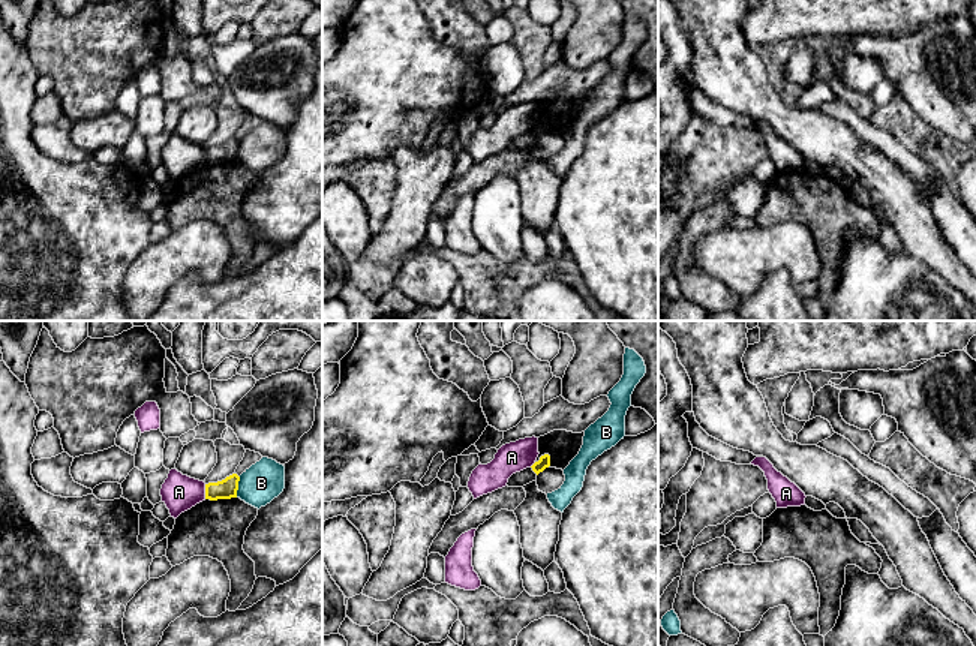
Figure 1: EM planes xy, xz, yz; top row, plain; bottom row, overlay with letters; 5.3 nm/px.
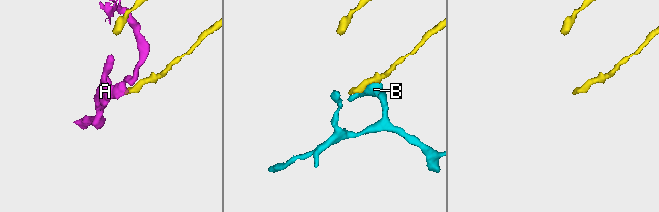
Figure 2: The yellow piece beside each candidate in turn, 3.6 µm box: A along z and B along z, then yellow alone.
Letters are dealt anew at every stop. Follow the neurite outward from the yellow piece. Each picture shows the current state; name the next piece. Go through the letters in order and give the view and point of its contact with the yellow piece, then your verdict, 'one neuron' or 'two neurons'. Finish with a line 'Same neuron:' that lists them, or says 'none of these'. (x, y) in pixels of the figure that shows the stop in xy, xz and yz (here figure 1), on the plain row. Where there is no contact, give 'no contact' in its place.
A: xy (206, 156) | two neurons
B: xy (237, 152) | two neurons
Same neuron: none of these

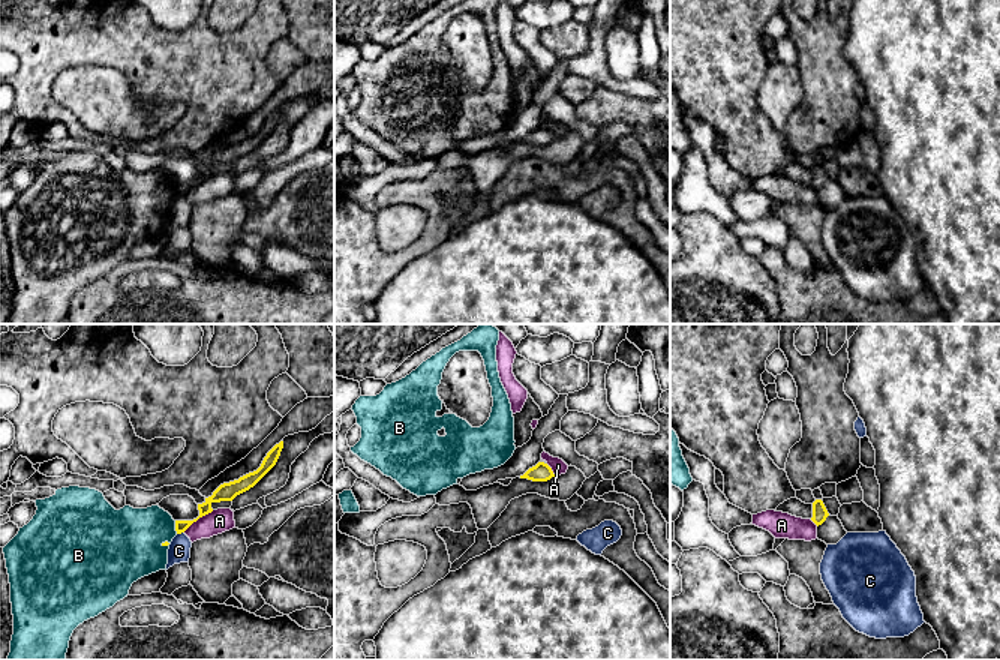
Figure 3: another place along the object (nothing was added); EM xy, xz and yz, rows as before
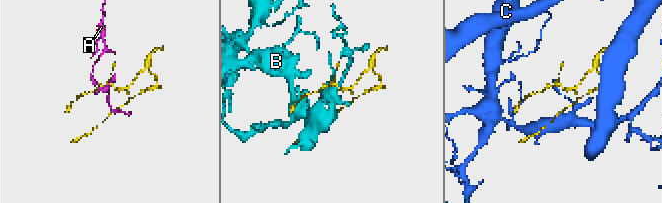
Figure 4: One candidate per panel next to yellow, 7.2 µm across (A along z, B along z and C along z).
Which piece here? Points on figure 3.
A: xy (198, 182) | two neurons
B: xy (176, 191) | two neurons
C: xy (180, 197) | two neurons
Same neuron: none of these

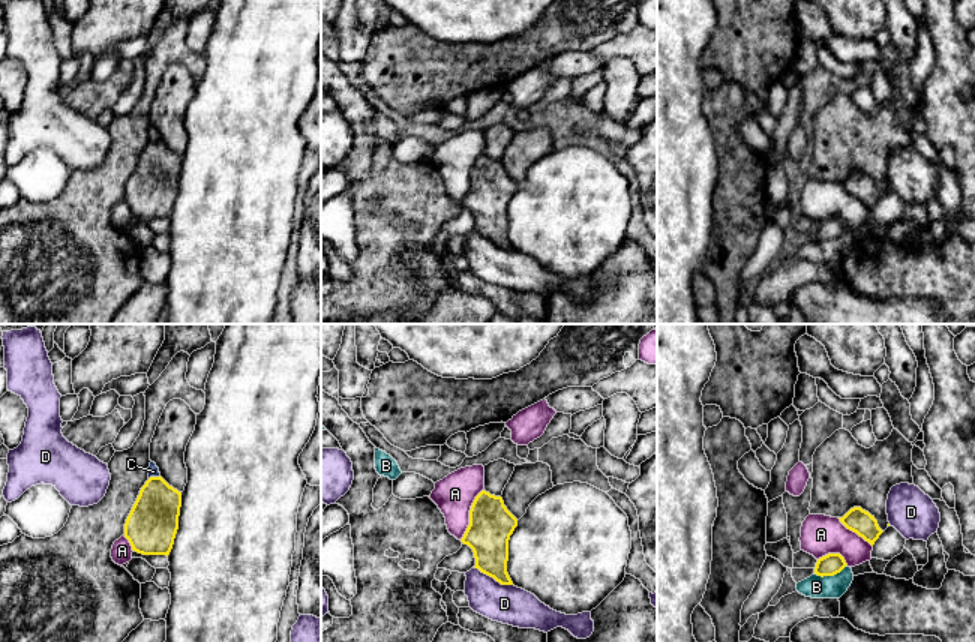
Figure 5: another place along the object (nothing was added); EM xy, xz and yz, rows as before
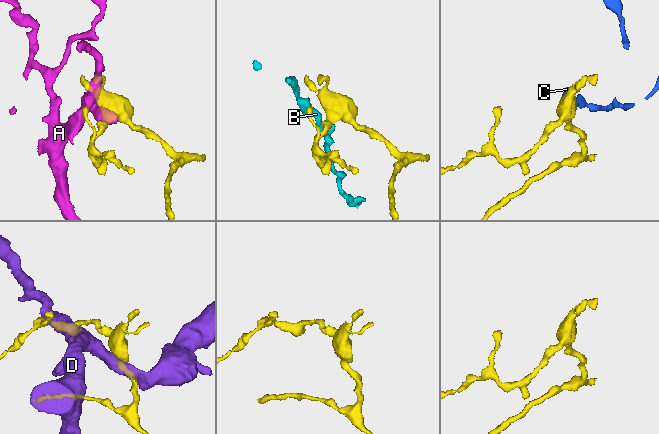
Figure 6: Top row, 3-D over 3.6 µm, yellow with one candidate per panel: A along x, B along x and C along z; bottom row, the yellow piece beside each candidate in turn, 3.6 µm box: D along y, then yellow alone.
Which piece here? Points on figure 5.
A: xz (470, 179) | two neurons
B: yz (830, 239) | two neurons
C: xy (153, 141) | two neurons
D: xz (494, 242) | two neurons
Same neuron: none of these

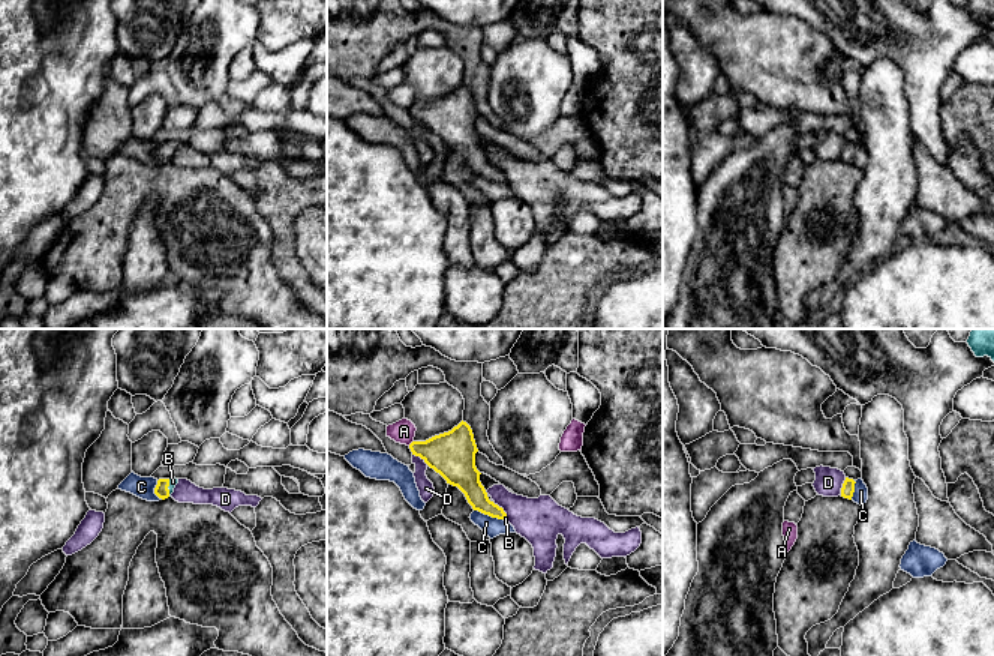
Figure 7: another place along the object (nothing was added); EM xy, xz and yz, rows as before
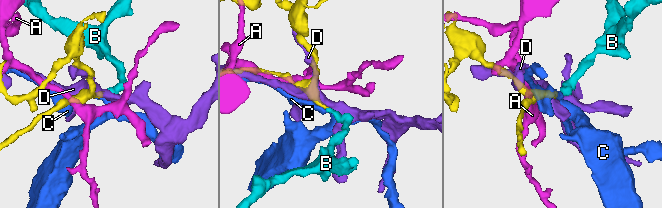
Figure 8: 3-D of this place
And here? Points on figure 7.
A: xz (411, 107) | two neurons
B: xy (167, 152) | one neuron
C: xz (489, 179) | two neurons
D: yz (843, 150) | two neurons
Same neuron: B

